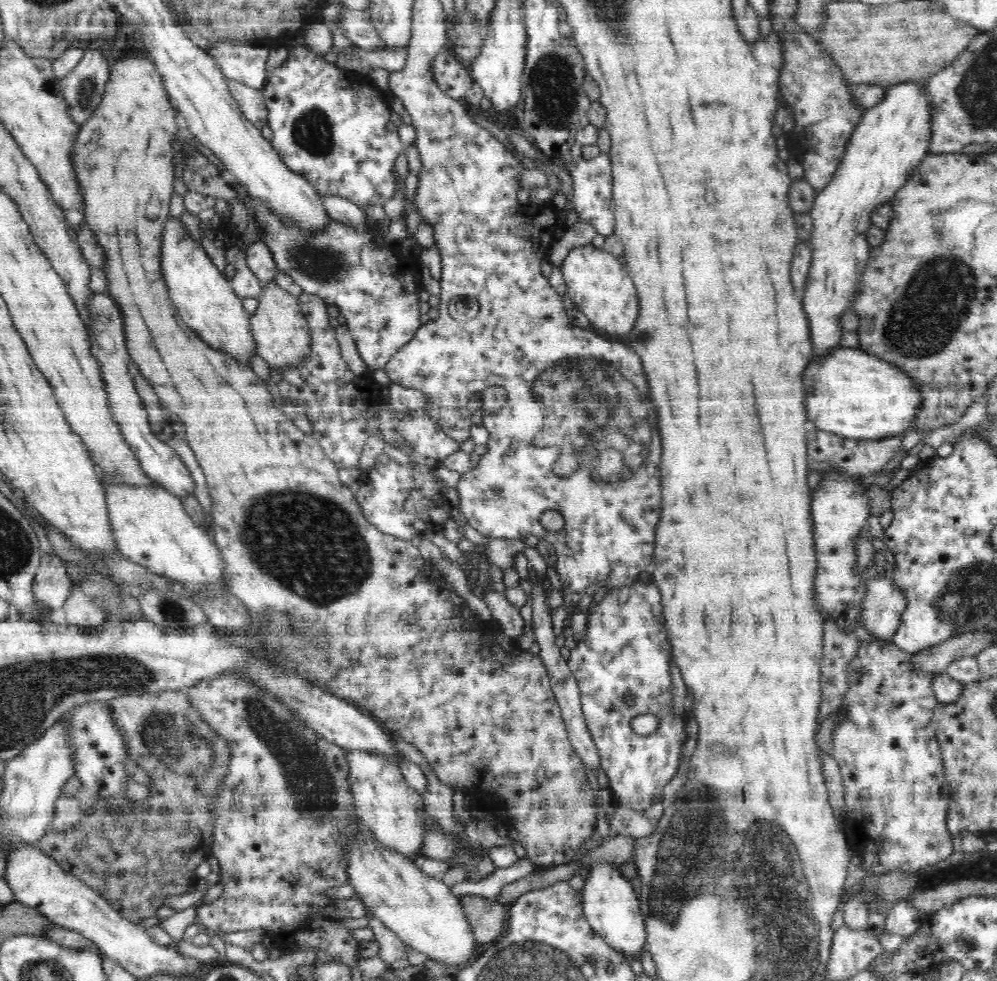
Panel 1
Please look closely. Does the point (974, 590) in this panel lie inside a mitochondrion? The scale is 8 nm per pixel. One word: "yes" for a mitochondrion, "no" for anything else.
yes

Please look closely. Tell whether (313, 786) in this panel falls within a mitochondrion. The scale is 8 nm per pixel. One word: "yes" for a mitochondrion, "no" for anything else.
yes

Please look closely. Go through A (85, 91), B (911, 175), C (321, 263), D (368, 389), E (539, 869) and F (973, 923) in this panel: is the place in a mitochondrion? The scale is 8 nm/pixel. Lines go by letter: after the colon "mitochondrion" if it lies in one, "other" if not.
A: mitochondrion
B: other
C: mitochondrion
D: other
E: other
F: other

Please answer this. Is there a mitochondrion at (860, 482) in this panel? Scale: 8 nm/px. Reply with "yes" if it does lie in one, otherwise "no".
no

